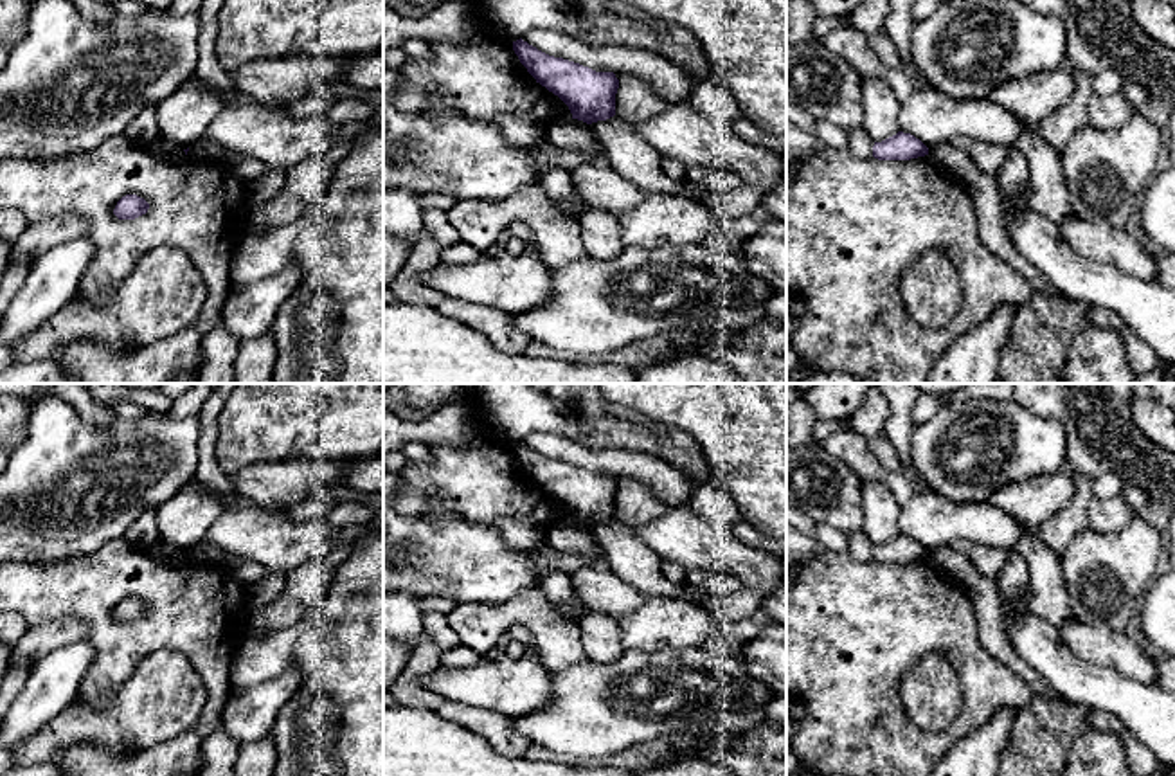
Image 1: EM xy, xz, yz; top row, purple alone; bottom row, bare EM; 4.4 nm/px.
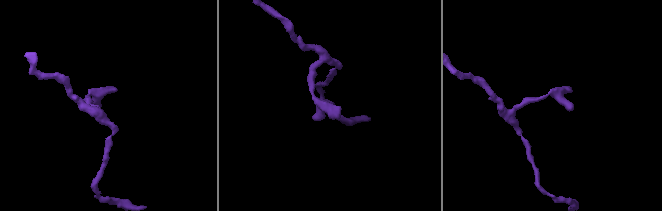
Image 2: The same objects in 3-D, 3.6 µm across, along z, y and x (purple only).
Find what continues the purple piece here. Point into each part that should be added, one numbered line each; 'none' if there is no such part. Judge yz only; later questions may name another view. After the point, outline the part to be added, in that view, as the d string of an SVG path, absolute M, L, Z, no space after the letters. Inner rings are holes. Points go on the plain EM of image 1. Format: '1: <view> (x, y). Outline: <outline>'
none

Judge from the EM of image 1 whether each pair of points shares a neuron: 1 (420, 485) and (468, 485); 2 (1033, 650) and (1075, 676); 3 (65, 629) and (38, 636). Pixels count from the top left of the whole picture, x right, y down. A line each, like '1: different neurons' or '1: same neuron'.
1: same neuron
2: same neuron
3: same neuron

